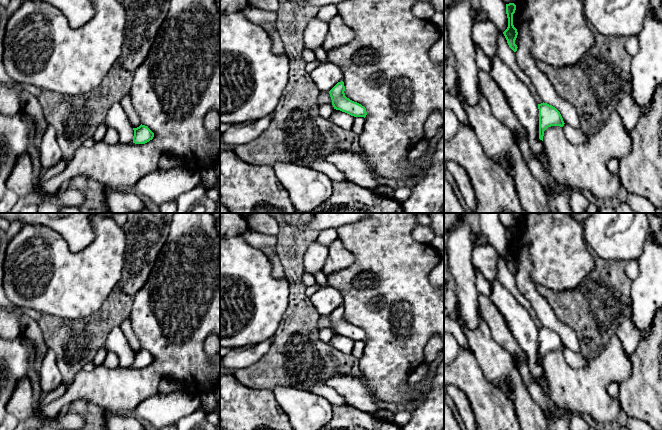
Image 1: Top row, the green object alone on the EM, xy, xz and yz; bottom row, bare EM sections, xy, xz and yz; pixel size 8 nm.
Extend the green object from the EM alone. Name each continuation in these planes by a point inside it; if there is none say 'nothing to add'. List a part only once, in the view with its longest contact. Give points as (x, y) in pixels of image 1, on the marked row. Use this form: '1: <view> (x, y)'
nothing to add

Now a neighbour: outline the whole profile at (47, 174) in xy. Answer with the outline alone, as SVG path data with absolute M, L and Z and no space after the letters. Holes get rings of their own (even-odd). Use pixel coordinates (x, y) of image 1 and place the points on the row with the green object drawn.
M62 159L60 162L58 162L53 167L47 170L44 170L40 179L43 181L50 180L51 178L60 174L66 168L67 164L68 164L68 161L65 159Z

